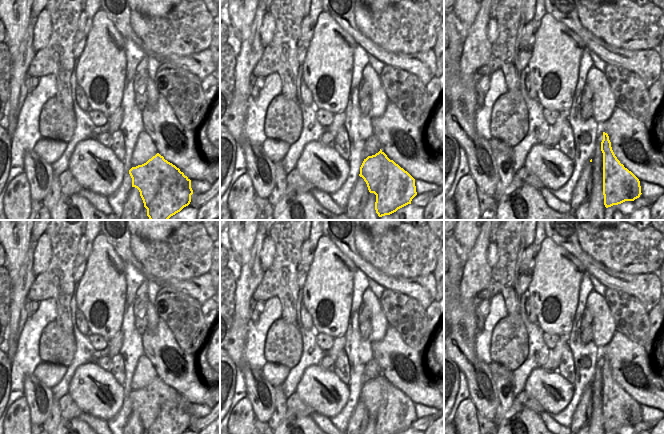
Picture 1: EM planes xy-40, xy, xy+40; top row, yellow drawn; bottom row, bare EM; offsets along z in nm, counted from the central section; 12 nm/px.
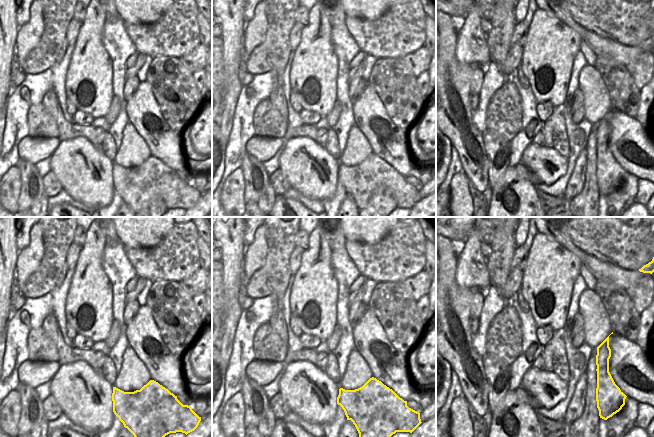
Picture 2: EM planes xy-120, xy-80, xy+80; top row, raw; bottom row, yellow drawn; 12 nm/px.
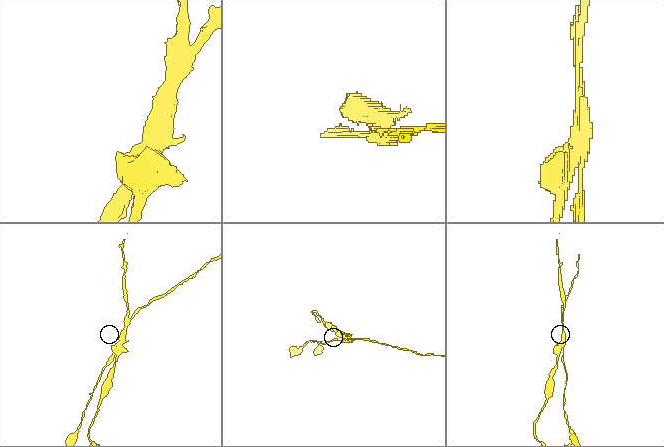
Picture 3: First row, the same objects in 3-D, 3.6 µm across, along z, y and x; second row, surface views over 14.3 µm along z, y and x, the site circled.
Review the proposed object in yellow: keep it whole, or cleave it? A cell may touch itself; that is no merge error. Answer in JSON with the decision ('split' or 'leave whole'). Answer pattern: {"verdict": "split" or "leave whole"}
{"verdict": "split"}

